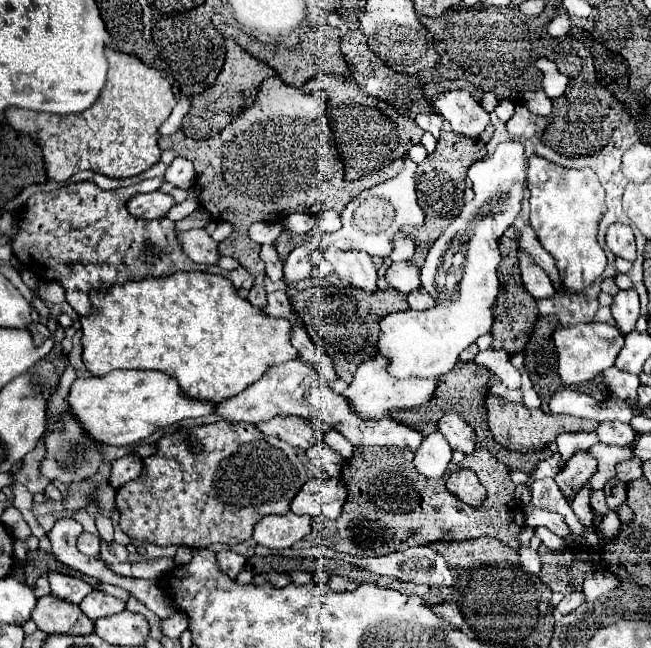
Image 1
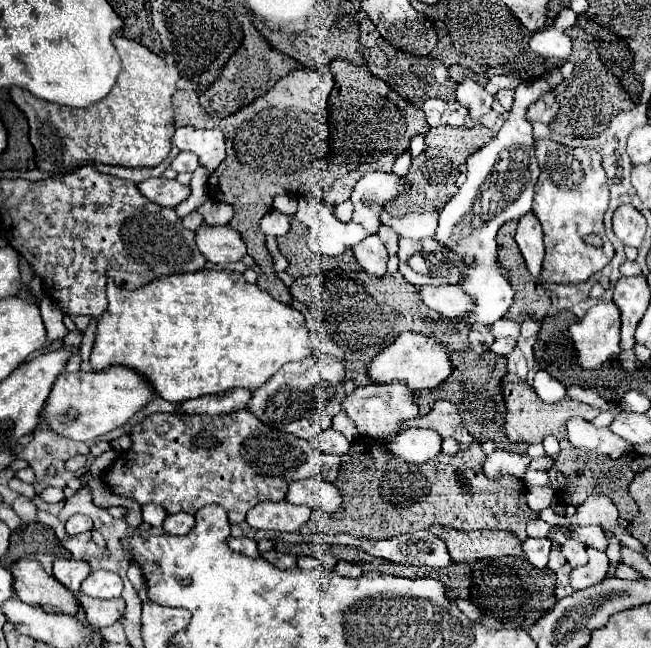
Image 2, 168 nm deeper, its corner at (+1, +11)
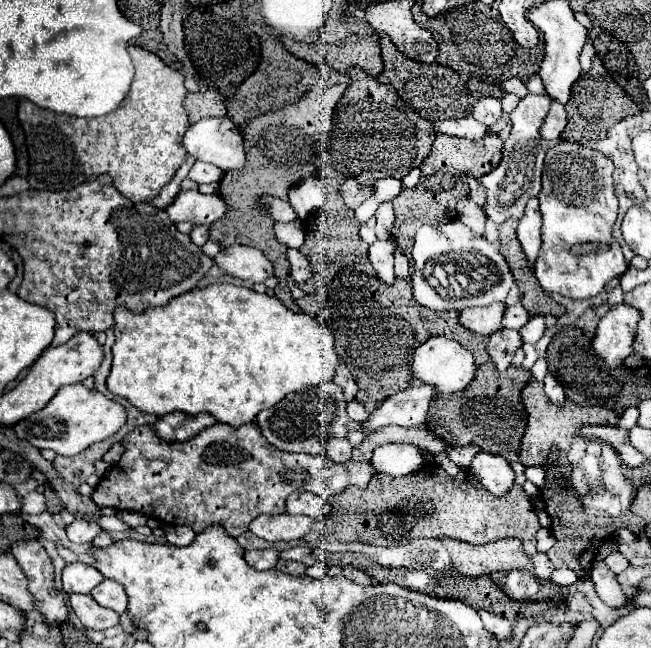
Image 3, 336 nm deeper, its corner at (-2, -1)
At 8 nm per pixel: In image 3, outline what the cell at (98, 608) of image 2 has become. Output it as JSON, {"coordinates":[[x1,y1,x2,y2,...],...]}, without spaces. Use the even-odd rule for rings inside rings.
{"coordinates":[[72,594,70,596,70,606,86,628,106,630,106,628,118,624,116,612,100,606,90,594]]}

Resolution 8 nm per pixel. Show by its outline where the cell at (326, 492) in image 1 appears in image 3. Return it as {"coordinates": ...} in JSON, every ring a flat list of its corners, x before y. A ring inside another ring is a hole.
{"coordinates":[[294,492,286,500,286,512,290,512,290,514,304,514,310,518,318,518,318,516,330,514,330,510,332,510,332,506,324,498,314,496,310,492]]}

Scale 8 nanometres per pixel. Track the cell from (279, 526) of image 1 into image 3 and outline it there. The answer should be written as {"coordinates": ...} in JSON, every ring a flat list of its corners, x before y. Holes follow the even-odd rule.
{"coordinates":[[288,512,278,516,262,514,250,522,250,532,270,542,288,542,304,538,310,532,310,524,312,520,308,516,292,516]]}

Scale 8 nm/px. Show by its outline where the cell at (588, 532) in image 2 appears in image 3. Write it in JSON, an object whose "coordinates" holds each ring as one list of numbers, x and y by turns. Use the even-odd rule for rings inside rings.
{"coordinates":[[620,552,610,554,610,556,608,556,608,560,606,560,606,564,608,564,608,566,610,566,610,570,614,570,616,574,620,574,622,570,626,570,626,568,630,566,630,562,628,562]]}

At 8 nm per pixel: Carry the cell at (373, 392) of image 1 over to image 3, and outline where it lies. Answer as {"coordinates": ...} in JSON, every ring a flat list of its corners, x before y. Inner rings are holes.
{"coordinates":[[444,336,430,338,414,352,412,362,412,374,420,378,424,384,430,384,436,388,436,392,460,392,464,390,476,376,478,364,474,362,474,354,460,346,456,340,448,340]]}

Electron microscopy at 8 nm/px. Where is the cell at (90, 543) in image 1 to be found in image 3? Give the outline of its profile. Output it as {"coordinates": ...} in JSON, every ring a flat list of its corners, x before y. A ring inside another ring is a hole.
{"coordinates":[[74,520,70,526,66,526,68,538,76,544,90,544,100,532,102,528,96,522,88,522,88,520]]}

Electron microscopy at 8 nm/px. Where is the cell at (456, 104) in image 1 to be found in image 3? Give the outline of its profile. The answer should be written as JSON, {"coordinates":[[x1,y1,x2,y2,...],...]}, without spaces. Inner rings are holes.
{"coordinates":[[480,98,474,104,474,118,486,126,492,126,502,116,502,104,498,98]]}

